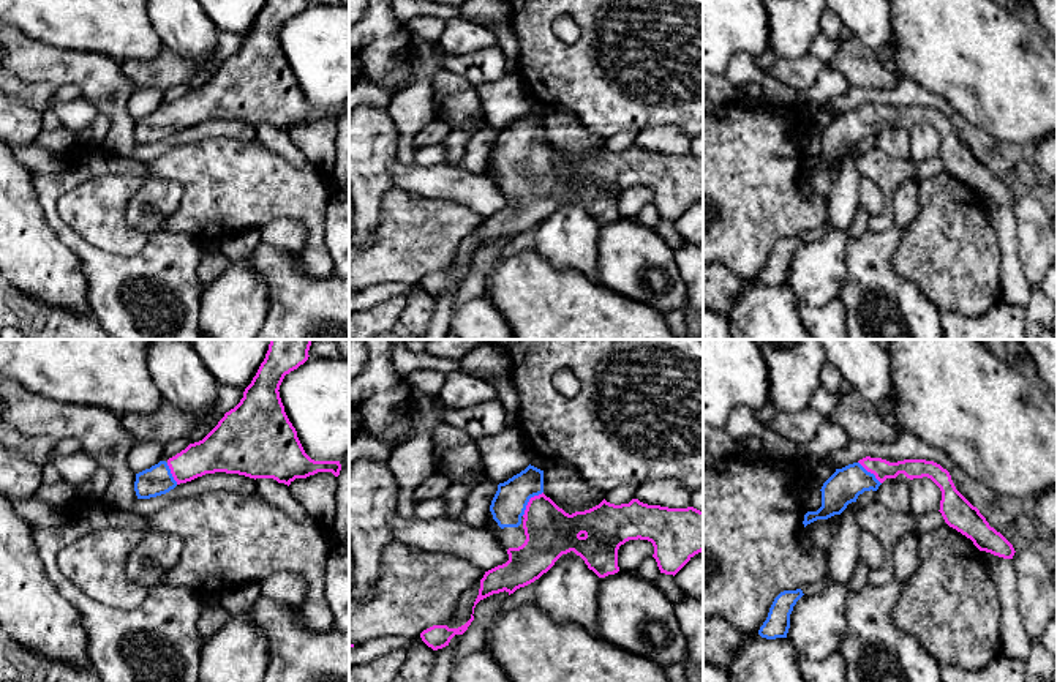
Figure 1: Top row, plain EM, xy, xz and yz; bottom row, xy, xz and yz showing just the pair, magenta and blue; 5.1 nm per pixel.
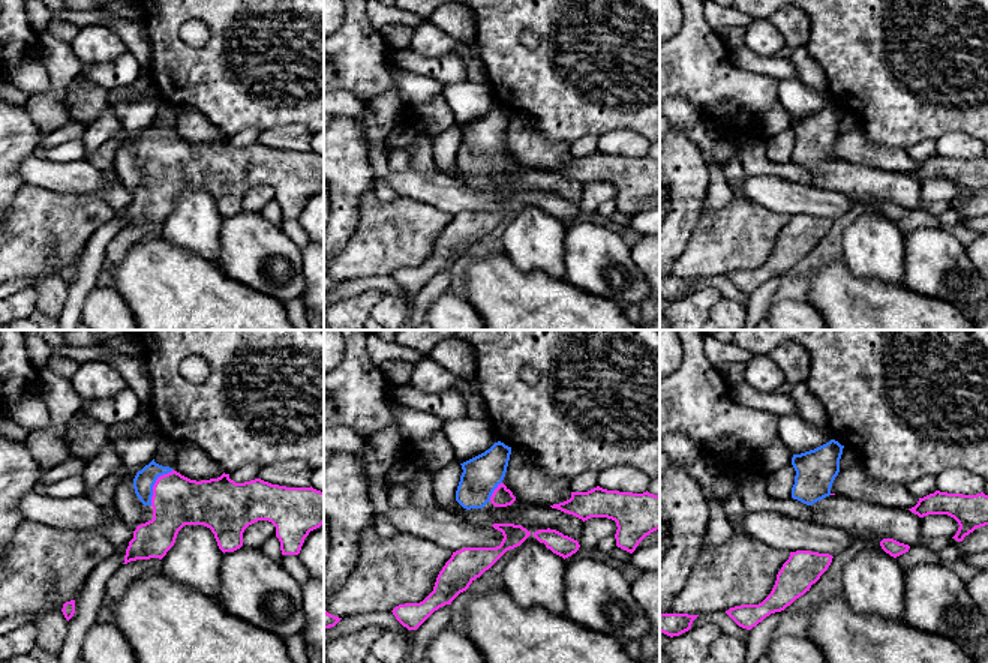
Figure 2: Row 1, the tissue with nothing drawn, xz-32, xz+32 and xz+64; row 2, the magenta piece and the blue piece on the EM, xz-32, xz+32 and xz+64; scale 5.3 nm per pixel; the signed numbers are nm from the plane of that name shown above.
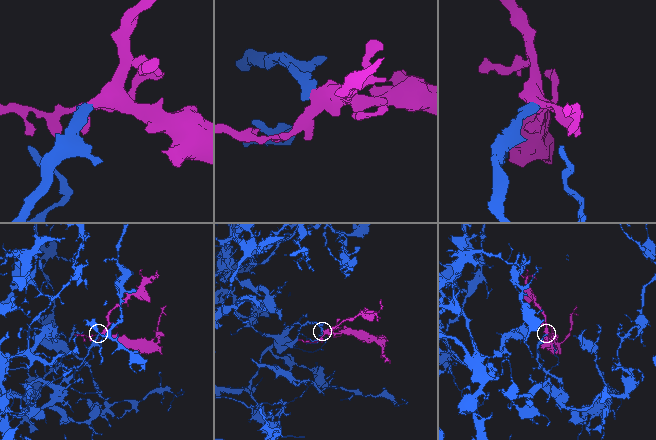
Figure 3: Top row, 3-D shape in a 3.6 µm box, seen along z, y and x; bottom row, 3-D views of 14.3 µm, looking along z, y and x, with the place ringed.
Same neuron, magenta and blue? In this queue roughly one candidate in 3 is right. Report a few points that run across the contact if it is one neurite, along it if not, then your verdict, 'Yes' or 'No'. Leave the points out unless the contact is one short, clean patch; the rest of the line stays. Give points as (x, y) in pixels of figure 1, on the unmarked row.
Line: xz (550, 179), (542, 161), (530, 147), (514, 147), (507, 153). Yes

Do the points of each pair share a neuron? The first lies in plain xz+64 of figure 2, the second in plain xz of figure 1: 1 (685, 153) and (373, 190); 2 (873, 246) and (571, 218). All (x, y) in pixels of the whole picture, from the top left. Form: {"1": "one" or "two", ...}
{"1": "one", "2": "one"}

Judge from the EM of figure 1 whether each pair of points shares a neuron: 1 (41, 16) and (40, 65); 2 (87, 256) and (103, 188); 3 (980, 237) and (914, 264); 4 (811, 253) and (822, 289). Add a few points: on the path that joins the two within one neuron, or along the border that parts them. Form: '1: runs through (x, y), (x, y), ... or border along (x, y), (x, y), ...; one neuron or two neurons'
1: border along (16, 27), (32, 38), (78, 51); two neurons
2: border along (62, 218), (84, 239), (119, 254); two neurons
3: runs through (964, 245), (929, 256); one neuron
4: runs through (814, 262), (817, 280); one neuron

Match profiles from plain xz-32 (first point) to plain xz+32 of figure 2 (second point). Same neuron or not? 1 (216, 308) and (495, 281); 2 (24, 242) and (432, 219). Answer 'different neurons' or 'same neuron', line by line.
1: same neuron
2: same neuron

